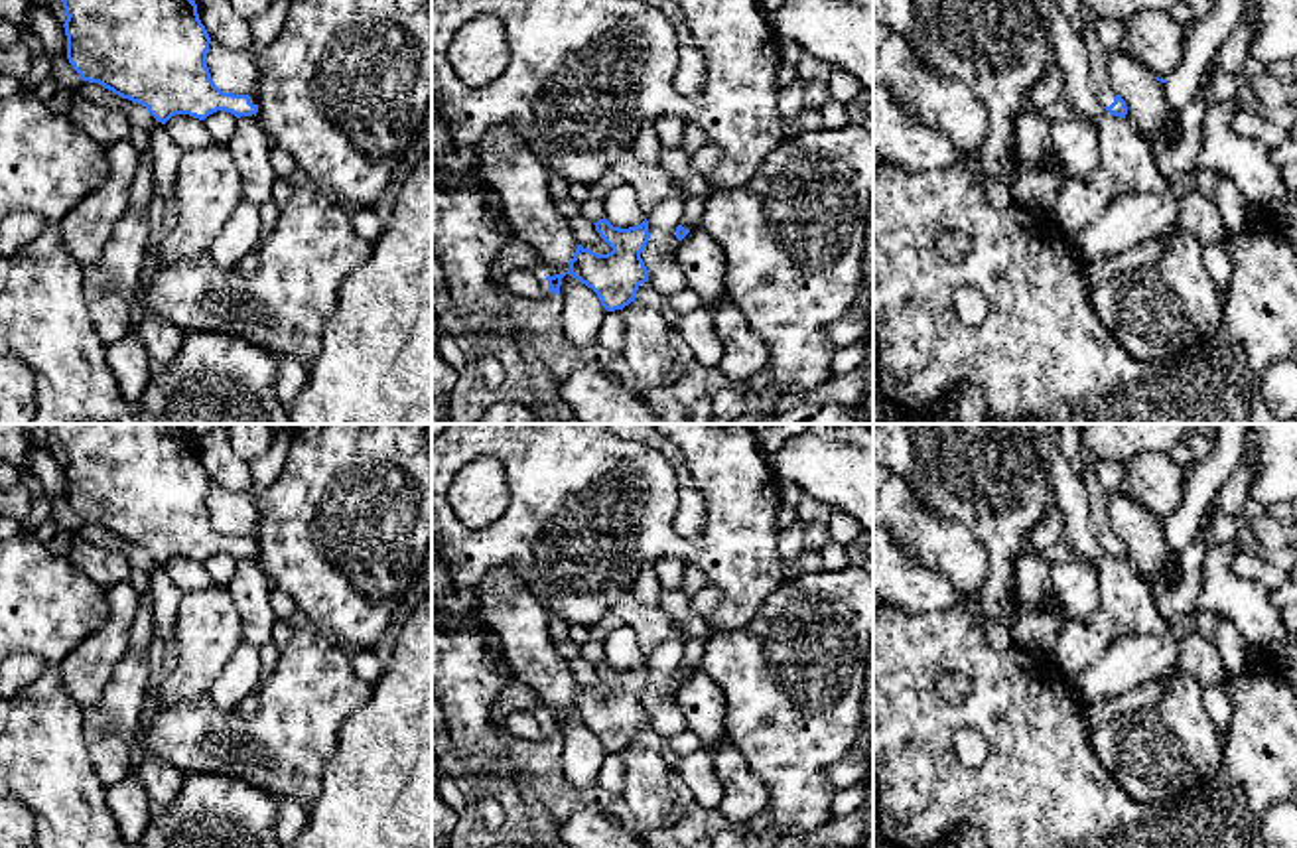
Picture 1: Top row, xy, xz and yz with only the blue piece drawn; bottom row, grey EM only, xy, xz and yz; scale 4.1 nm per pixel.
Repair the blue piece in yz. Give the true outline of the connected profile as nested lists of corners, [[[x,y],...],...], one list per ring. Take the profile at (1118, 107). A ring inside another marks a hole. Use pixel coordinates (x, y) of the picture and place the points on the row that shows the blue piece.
[[[1102,87],[1096,95],[1098,103],[1114,116],[1126,118],[1127,106],[1126,101],[1116,95],[1110,87]]]

